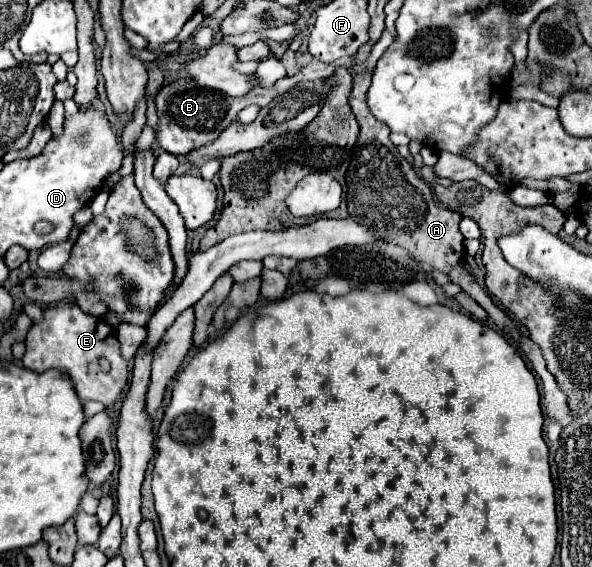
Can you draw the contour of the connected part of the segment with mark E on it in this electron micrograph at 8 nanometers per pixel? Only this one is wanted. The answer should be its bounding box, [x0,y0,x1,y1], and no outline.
[21,303,129,407]

